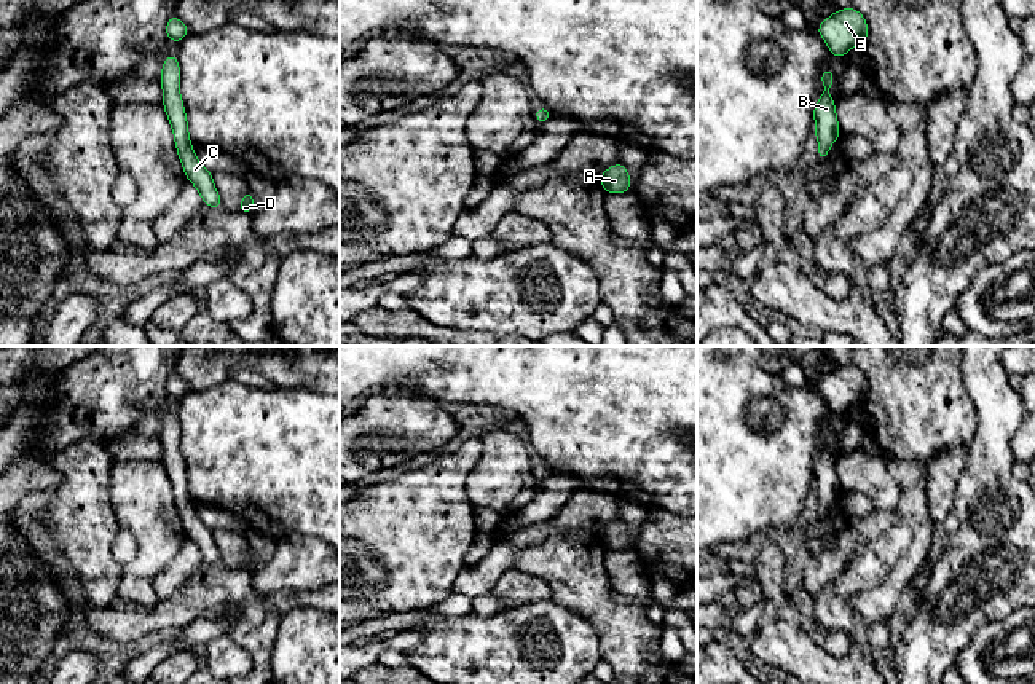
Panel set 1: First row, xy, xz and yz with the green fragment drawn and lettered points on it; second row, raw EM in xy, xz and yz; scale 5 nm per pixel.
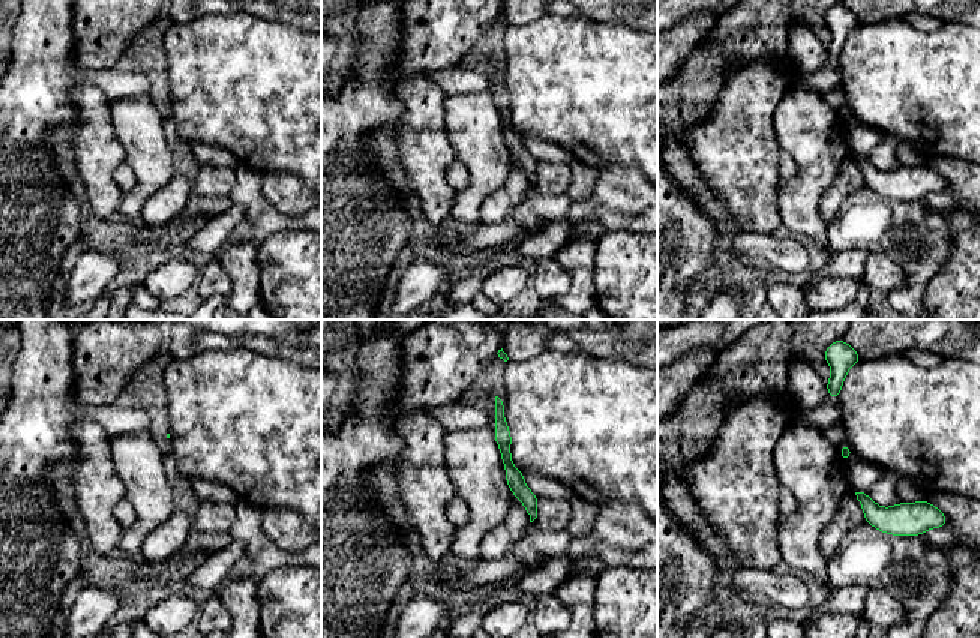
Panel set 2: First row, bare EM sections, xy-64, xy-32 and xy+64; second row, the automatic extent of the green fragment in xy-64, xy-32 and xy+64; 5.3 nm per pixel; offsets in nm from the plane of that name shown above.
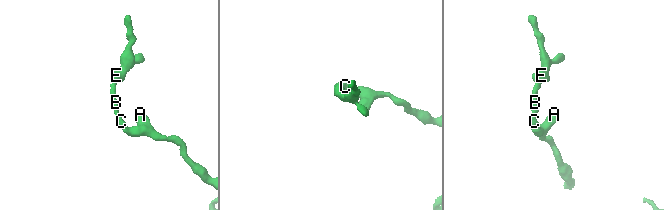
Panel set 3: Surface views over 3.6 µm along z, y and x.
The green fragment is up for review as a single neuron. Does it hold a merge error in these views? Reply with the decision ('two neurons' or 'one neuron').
one neuron

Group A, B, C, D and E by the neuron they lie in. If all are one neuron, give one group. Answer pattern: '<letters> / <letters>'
A B C D E

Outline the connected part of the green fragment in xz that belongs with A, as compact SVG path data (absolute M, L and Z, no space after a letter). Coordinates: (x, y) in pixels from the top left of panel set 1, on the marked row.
M622 163L606 169L600 182L606 193L628 193L630 190L630 174Z

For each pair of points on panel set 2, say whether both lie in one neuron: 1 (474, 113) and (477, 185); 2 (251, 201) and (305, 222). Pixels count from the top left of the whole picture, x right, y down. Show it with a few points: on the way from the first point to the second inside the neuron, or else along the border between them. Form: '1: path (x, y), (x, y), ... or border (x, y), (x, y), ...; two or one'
1: path (474, 131), (477, 137), (477, 167); one
2: path (264, 215), (270, 221), (291, 222); one

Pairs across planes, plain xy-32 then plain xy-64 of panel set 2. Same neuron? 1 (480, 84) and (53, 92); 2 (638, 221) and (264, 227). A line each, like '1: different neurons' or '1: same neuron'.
1: same neuron
2: same neuron

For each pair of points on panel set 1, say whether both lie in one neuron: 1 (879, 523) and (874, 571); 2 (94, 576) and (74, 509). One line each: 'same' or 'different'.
1: different
2: same

